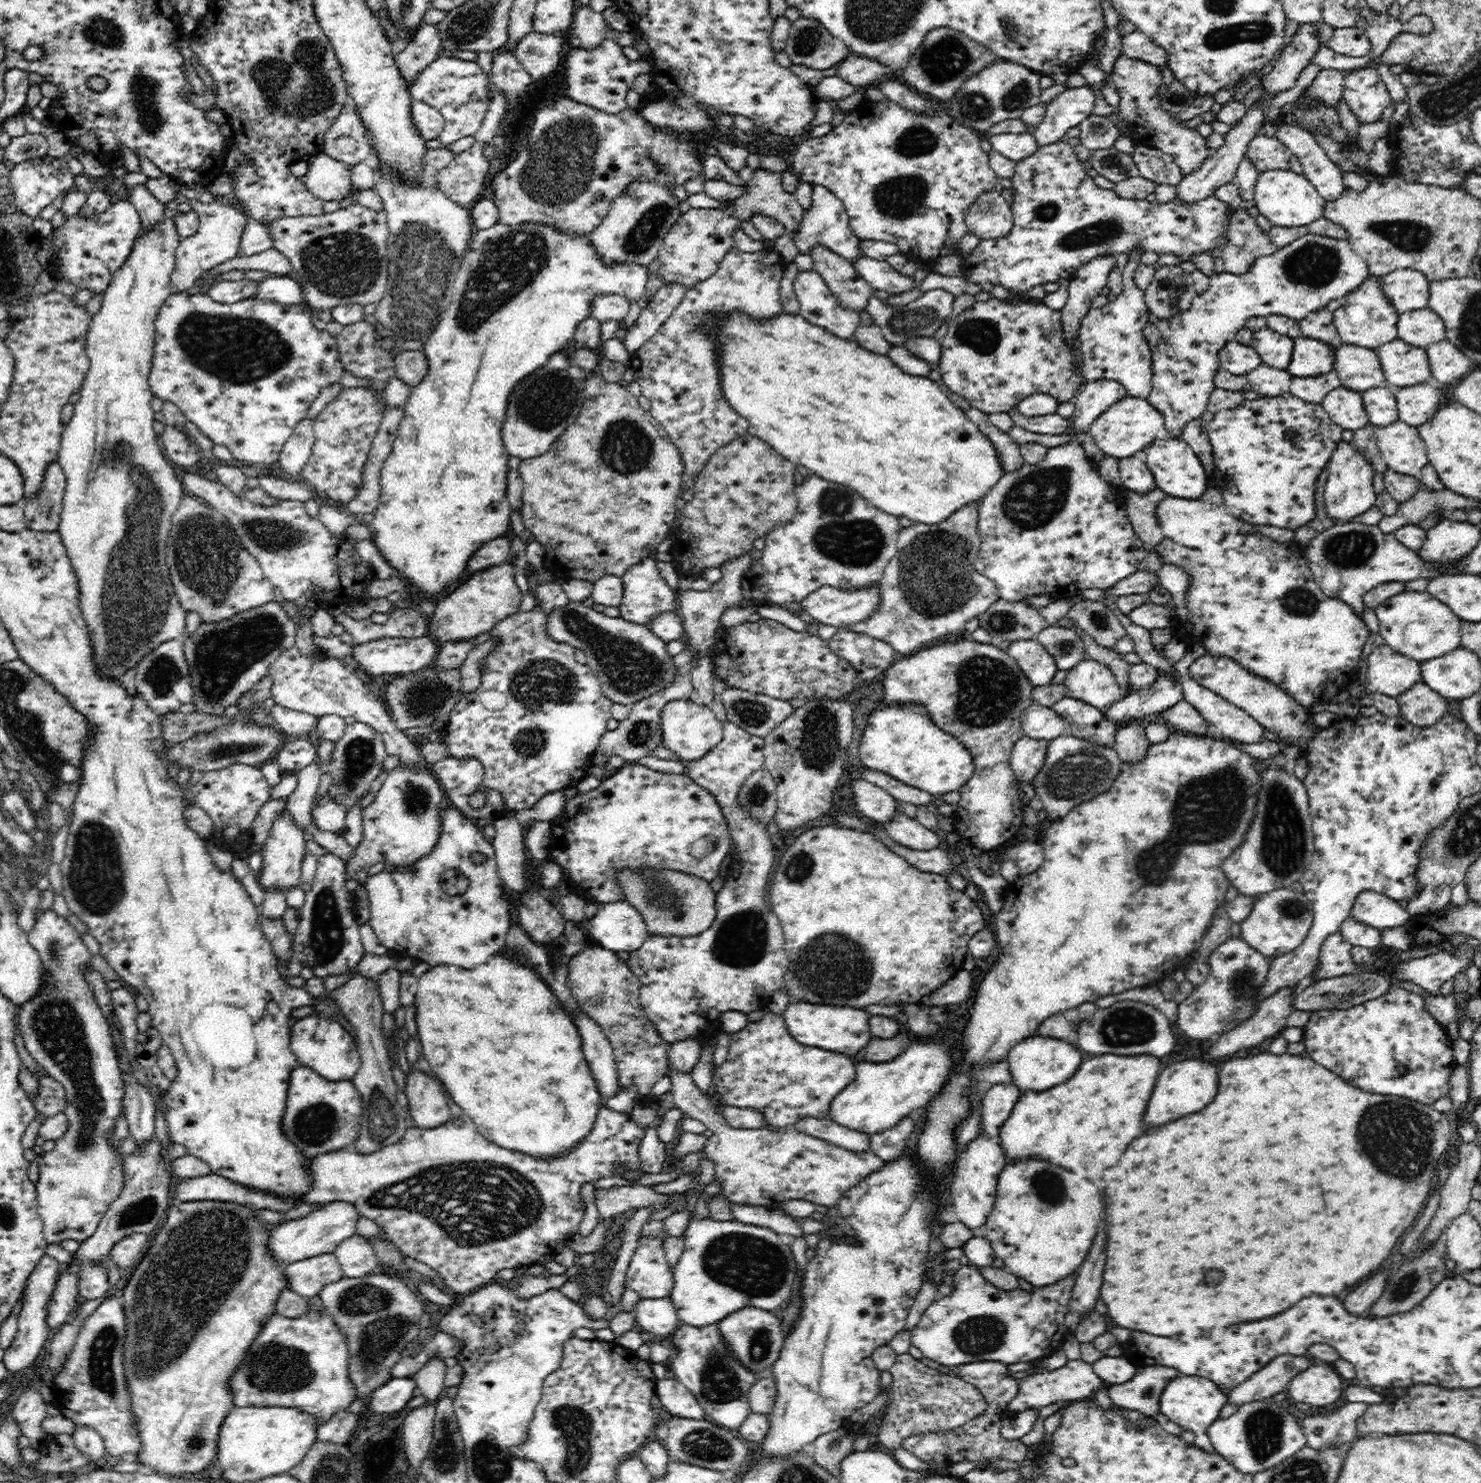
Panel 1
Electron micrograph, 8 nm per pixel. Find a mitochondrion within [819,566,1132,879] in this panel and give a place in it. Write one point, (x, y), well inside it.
(988, 690)

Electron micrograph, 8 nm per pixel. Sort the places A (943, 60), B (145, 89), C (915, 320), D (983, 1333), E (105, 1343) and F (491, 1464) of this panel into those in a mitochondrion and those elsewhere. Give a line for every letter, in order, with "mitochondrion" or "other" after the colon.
A: mitochondrion
B: mitochondrion
C: mitochondrion
D: mitochondrion
E: mitochondrion
F: mitochondrion

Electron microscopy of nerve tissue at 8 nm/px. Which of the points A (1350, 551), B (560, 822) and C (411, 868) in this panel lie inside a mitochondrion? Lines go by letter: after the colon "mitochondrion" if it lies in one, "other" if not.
A: mitochondrion
B: other
C: other

